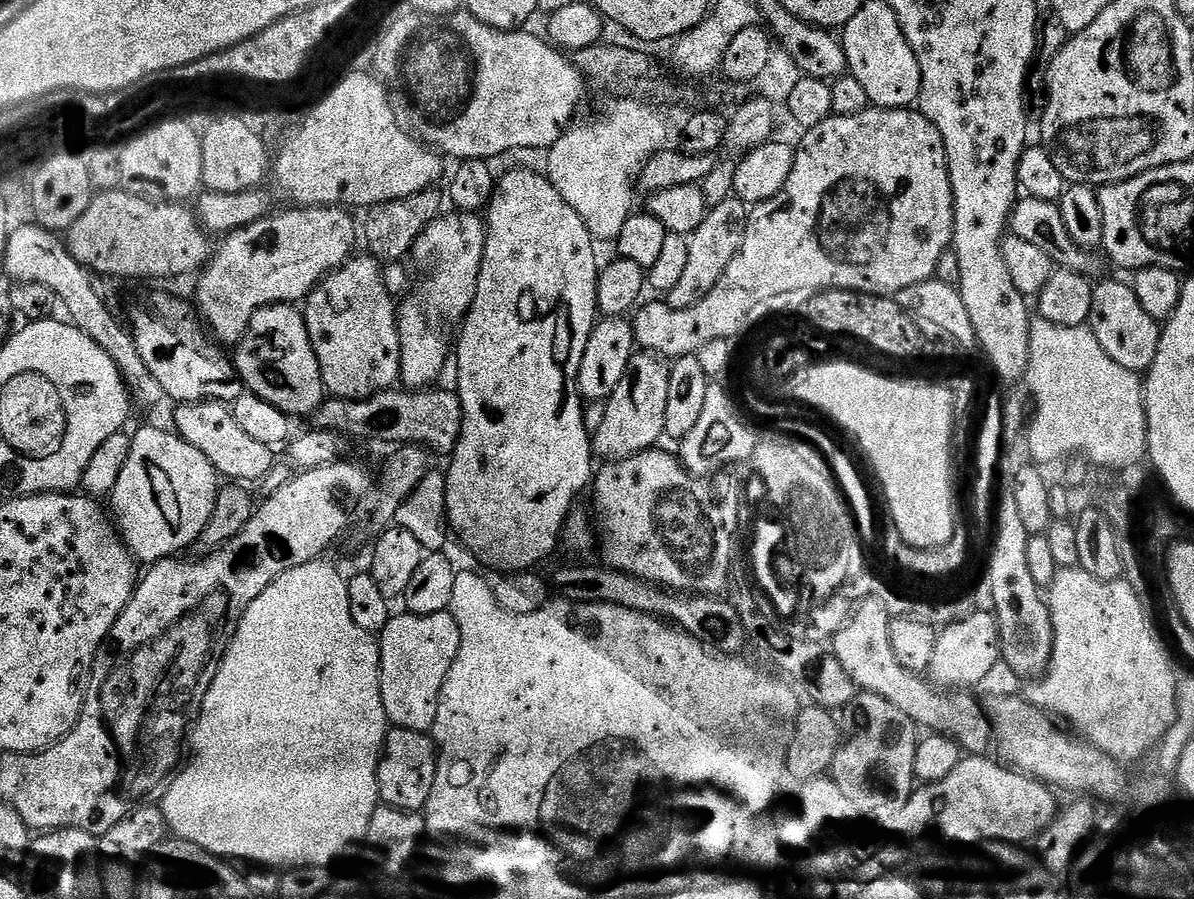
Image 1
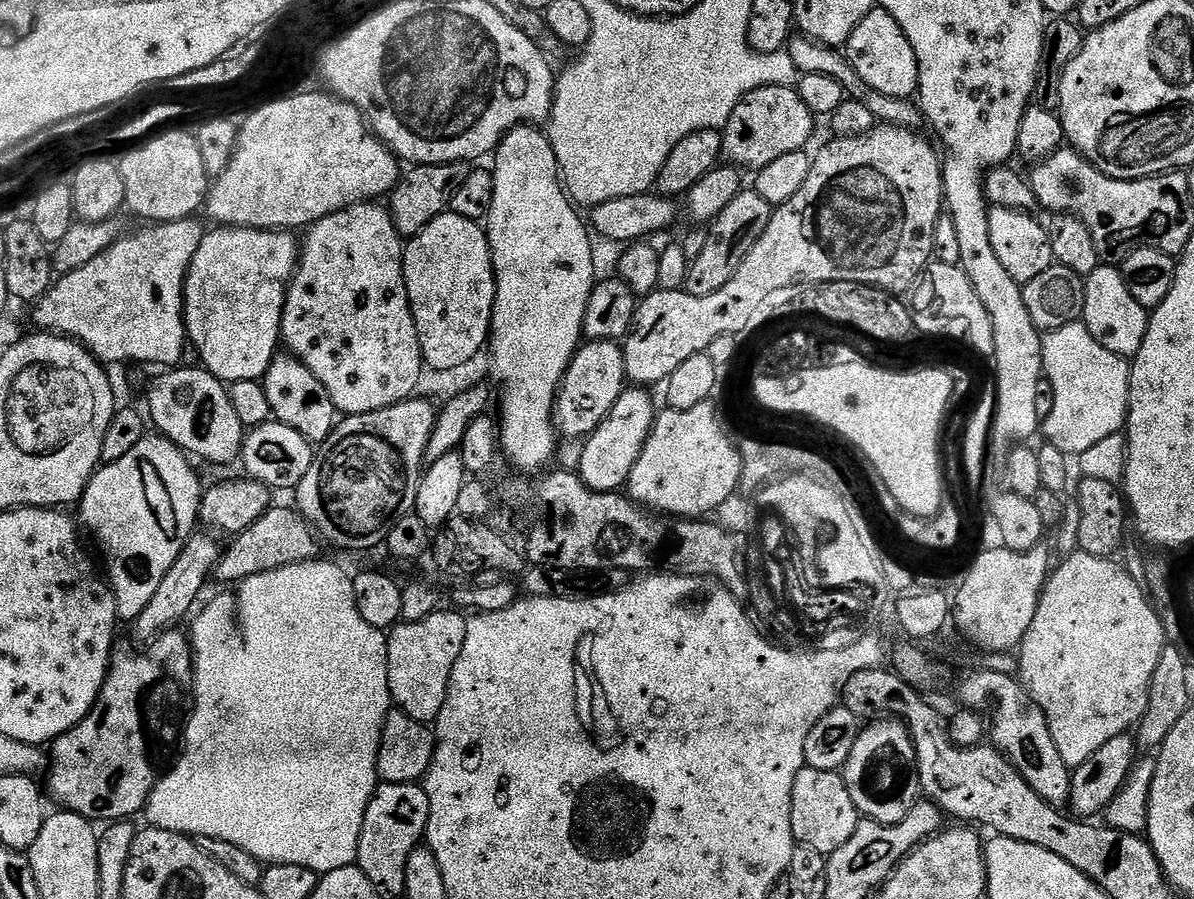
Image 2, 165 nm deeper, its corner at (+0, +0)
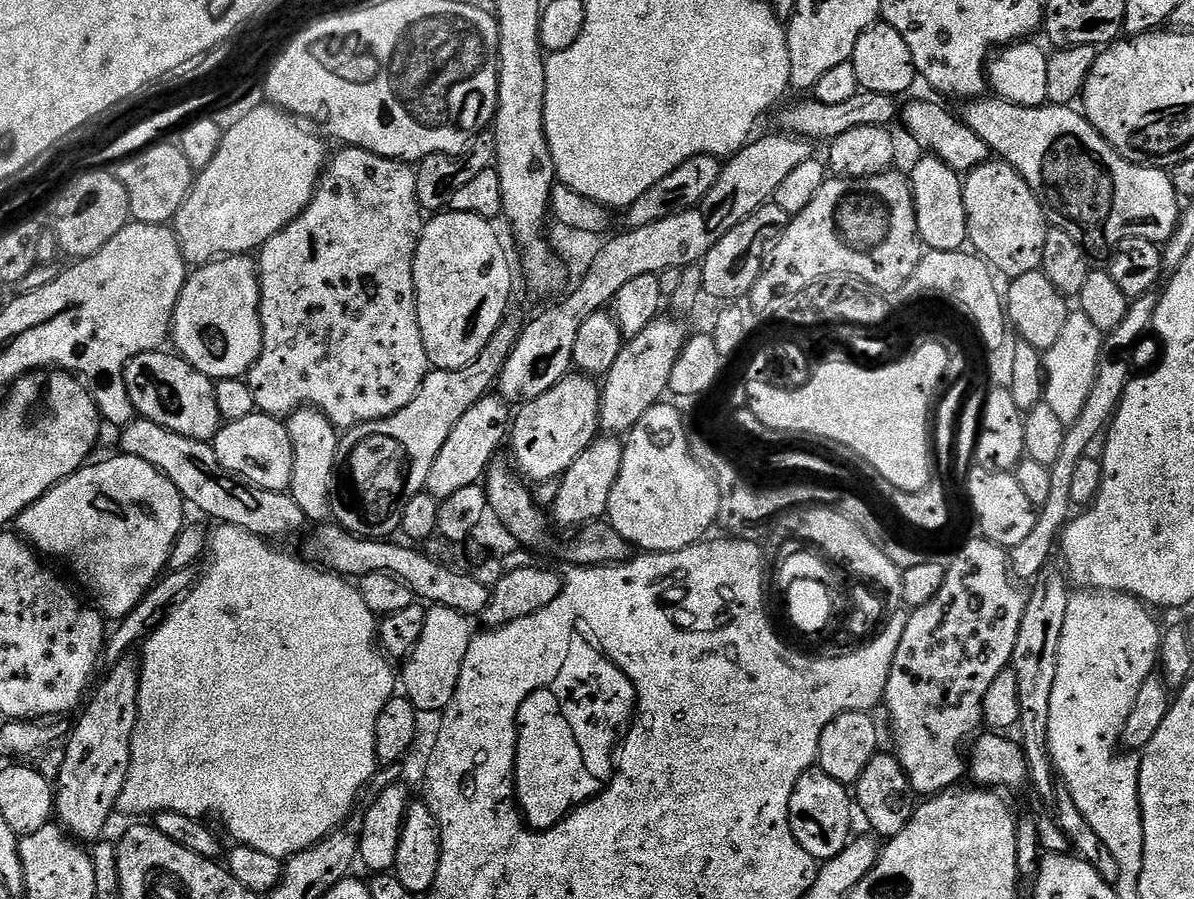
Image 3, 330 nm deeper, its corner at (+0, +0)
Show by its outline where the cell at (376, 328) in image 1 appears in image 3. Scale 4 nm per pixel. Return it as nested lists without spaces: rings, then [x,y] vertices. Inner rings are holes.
[[[344,146],[339,150],[341,152],[333,160],[331,157],[324,171],[320,173],[320,182],[306,210],[302,210],[302,214],[298,214],[298,218],[294,218],[290,226],[274,234],[274,238],[270,238],[264,243],[264,247],[259,249],[262,354],[248,372],[246,383],[250,386],[250,394],[254,394],[257,409],[265,416],[287,418],[299,408],[307,406],[326,414],[328,421],[335,424],[337,429],[347,430],[366,422],[393,416],[398,410],[410,406],[410,402],[424,384],[424,379],[428,377],[430,365],[426,350],[422,346],[414,294],[414,254],[418,250],[426,216],[418,202],[416,168],[411,163],[382,158],[361,148]]]

